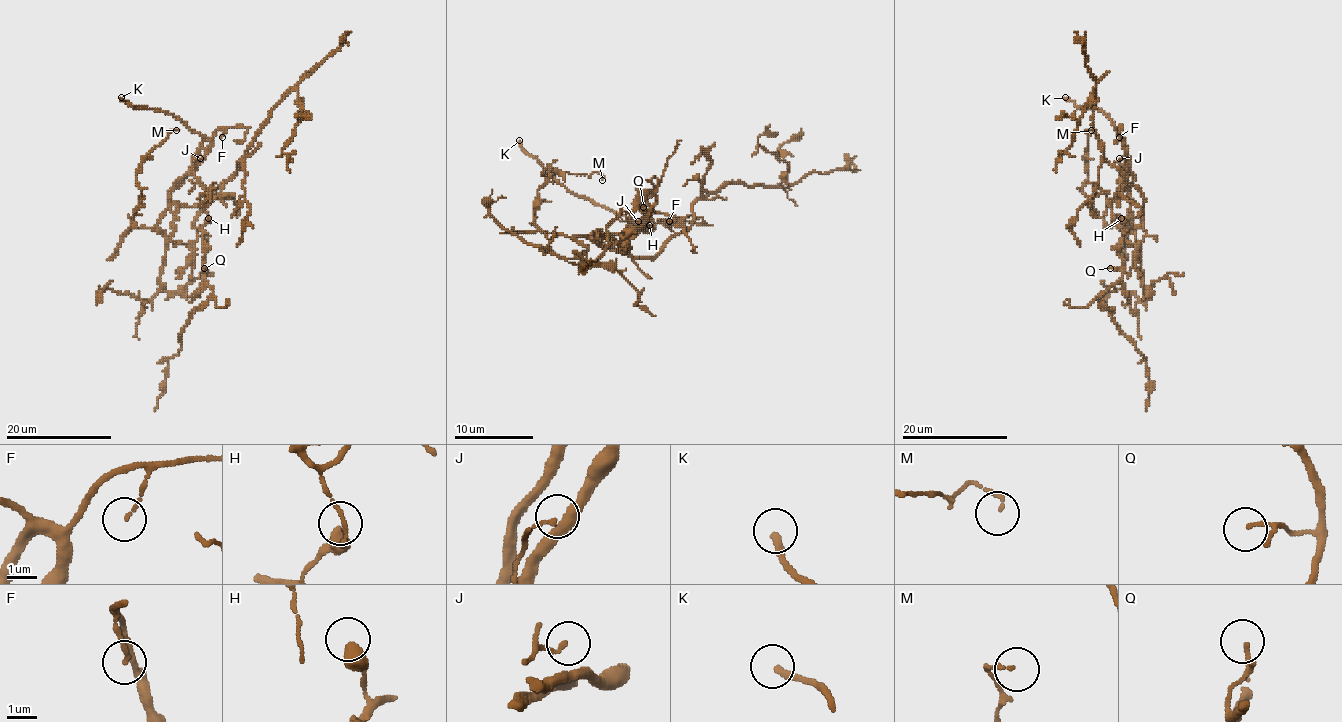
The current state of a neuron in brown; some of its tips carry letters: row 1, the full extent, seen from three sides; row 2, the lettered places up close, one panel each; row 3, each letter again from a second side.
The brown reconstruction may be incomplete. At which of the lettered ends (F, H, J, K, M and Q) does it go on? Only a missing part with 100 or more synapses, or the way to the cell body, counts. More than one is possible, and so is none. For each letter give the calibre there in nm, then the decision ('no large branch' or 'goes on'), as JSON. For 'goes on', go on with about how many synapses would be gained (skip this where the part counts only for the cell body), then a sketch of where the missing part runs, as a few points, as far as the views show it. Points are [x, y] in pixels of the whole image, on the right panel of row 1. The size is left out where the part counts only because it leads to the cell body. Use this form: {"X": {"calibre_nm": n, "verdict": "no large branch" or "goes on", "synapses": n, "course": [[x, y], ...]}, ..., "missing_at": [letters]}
{"F": {"calibre_nm": 100, "verdict": "no large branch"}, "H": {"calibre_nm": 500, "verdict": "no large branch"}, "J": {"calibre_nm": 120, "verdict": "no large branch"}, "K": {"calibre_nm": 240, "verdict": "goes on", "course": [[1065, 97], [1057, 93], [1037, 96], [1033, 103], [1090, 137], [1129, 175], [1137, 198], [1152, 190]]}, "M": {"calibre_nm": 100, "verdict": "no large branch"}, "Q": {"calibre_nm": 80, "verdict": "no large branch"}, "missing_at": ["K"]}

